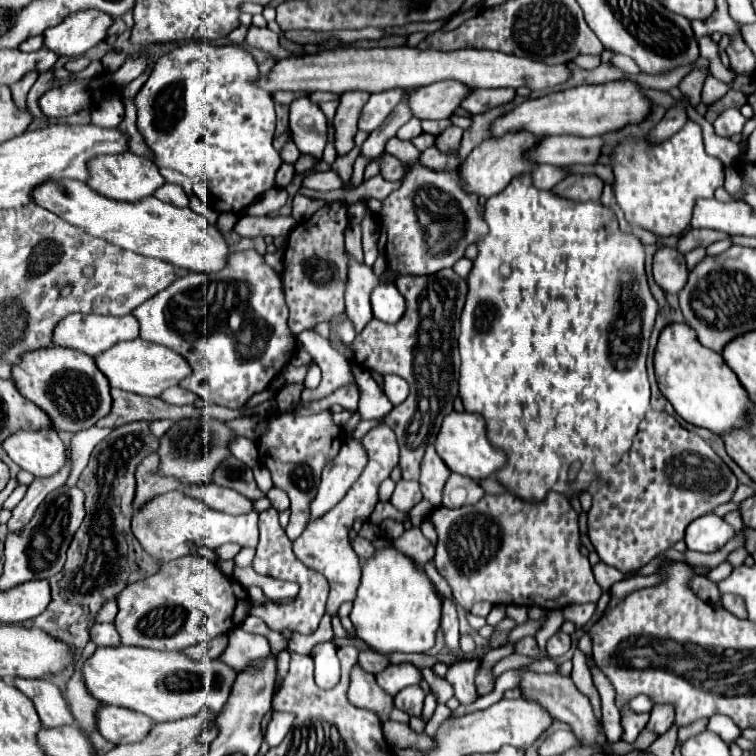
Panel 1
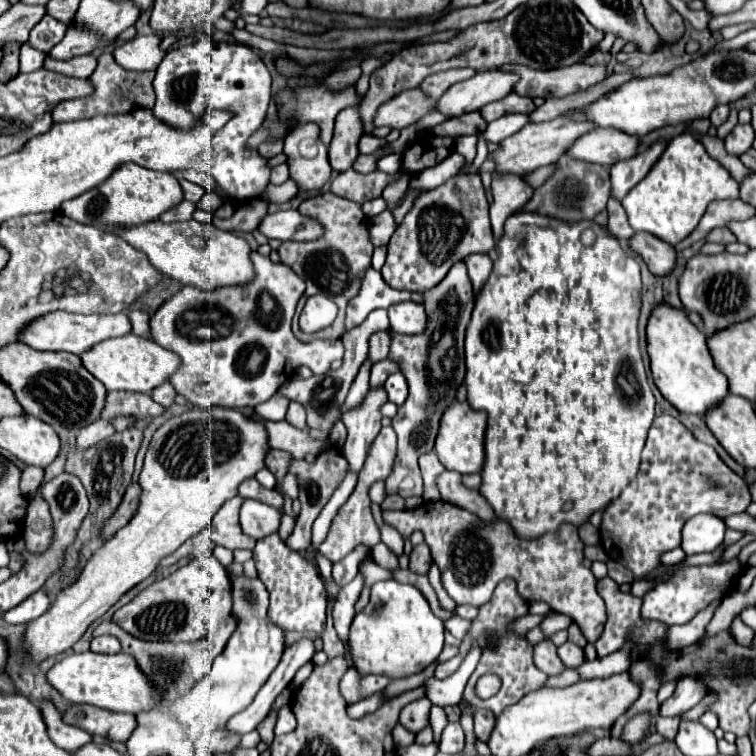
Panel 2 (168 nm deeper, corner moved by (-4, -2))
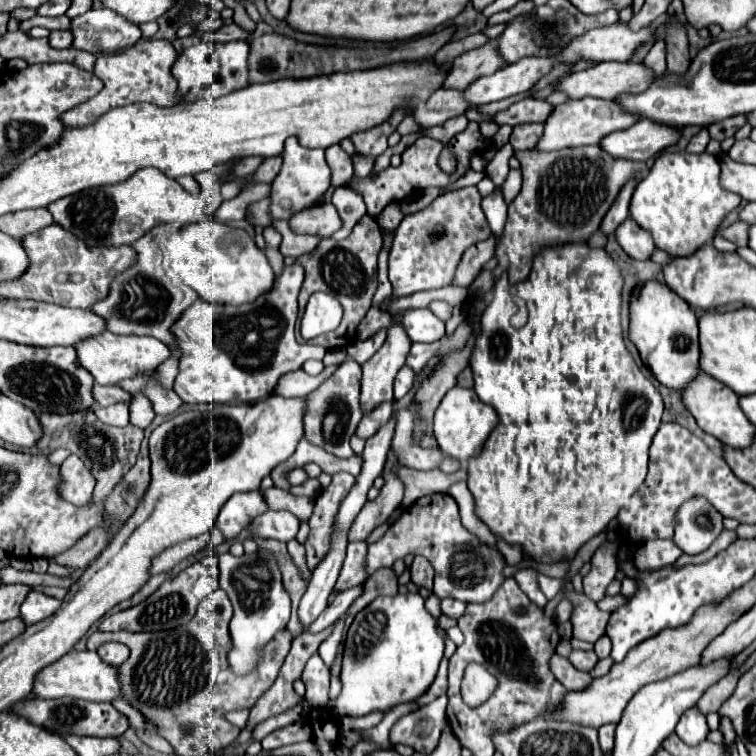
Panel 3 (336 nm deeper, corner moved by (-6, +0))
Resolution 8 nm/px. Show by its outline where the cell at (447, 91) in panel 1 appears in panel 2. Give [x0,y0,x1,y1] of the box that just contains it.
[435,70,517,118]

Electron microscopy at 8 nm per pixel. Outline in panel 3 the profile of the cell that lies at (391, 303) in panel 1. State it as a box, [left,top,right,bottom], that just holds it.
[403,308,445,342]

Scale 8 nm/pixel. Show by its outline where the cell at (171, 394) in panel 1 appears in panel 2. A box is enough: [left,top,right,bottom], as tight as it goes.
[151,382,177,408]

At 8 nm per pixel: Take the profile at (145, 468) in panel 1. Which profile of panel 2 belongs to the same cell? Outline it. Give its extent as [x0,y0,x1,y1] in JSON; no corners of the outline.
[105,482,141,538]

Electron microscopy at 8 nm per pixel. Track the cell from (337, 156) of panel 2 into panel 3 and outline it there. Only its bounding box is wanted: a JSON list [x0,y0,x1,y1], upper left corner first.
[325,146,353,188]

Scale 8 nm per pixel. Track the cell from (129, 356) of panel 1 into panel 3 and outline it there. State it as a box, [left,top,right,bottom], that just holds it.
[75,330,171,384]

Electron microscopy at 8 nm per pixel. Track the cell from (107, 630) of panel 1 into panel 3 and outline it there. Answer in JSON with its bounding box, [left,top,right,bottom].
[97,642,129,668]

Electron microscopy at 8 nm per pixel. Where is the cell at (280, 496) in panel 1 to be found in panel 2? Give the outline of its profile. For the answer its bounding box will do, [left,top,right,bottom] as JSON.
[277,476,297,500]

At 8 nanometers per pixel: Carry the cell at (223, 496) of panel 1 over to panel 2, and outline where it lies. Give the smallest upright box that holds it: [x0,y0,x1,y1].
[239,498,279,540]

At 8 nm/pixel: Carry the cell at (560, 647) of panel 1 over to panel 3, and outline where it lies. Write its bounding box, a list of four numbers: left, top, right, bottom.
[569,650,599,672]

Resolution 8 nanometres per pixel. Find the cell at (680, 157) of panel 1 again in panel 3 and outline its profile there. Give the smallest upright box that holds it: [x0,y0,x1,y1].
[631,152,741,256]

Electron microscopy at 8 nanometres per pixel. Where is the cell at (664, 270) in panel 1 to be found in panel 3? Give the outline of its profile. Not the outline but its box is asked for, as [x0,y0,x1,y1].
[615,218,655,260]

